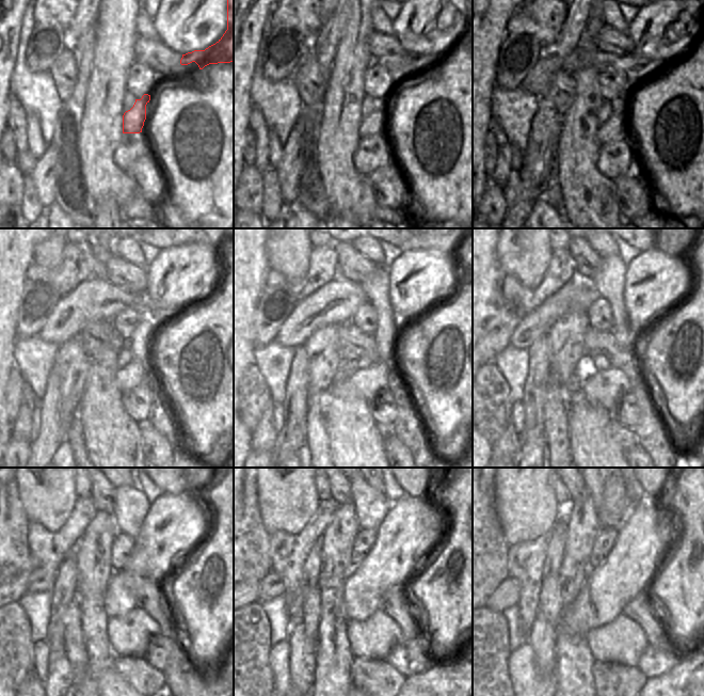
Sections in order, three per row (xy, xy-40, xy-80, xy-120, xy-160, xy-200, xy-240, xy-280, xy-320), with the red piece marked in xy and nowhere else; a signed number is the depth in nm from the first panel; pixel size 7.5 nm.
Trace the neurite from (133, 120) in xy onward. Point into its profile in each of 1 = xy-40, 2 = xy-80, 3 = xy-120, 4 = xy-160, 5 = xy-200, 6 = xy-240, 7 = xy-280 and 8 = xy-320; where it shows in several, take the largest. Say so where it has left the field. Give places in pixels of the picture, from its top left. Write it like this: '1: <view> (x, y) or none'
1: xy-40 (372, 124)
2: xy-80 (612, 130)
3: xy-120 (136, 373)
4: xy-160 (368, 382)
5: xy-200 (604, 389)
6: xy-240 (128, 635)
7: xy-280 (373, 637)
8: xy-320 (622, 641)

